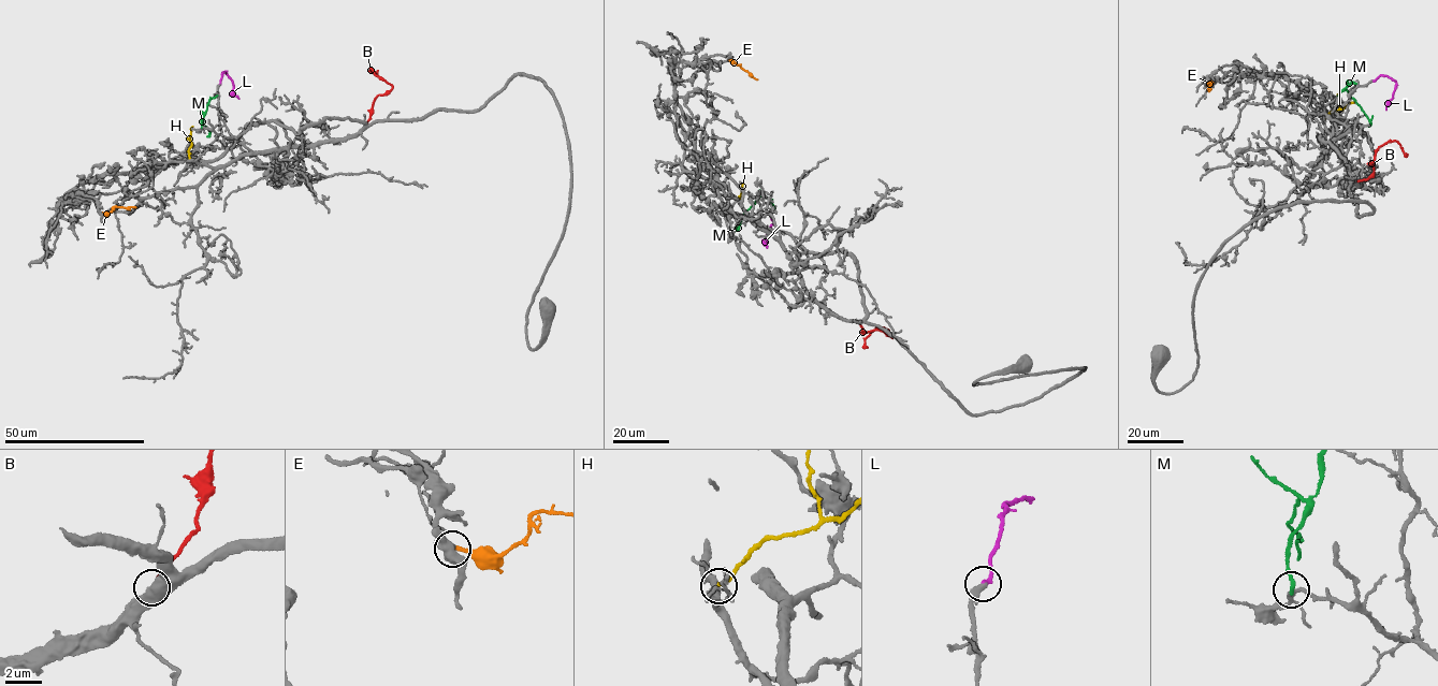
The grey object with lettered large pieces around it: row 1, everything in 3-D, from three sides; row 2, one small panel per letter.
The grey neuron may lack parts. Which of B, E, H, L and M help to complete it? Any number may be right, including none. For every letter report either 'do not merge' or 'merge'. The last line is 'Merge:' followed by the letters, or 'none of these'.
B: do not merge
E: do not merge
H: do not merge
L: merge
M: do not merge
Merge: L

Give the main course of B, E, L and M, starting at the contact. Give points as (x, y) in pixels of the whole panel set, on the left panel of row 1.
B: (363, 127), (369, 118), (374, 99), (392, 88), (369, 67), (373, 72), (378, 70)
E: (100, 213), (107, 214), (114, 207), (136, 207)
L: (219, 85), (226, 71), (238, 99)
M: (202, 127), (203, 113), (203, 125), (209, 132), (206, 136)

